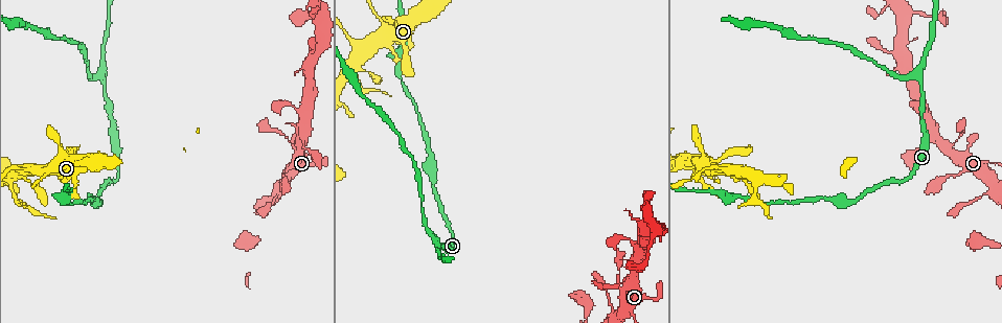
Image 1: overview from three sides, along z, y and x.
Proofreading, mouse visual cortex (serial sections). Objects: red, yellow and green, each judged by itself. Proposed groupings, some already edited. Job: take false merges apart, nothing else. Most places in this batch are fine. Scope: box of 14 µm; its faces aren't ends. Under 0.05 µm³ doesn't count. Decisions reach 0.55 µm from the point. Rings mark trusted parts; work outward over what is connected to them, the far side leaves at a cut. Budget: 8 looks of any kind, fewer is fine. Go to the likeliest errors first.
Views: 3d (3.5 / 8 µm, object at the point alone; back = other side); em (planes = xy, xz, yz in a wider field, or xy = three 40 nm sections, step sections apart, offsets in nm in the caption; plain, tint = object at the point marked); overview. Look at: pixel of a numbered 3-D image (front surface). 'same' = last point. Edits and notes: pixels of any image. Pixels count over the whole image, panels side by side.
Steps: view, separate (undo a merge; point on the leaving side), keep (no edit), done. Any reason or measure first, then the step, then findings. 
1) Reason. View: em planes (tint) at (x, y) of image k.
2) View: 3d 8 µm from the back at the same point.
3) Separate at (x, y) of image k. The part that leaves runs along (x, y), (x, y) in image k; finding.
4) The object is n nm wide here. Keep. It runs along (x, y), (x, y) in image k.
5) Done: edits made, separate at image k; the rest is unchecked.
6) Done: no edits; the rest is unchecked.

Sharp bend. View: em xy step 2 (tint) at (310, 13) of image 1.

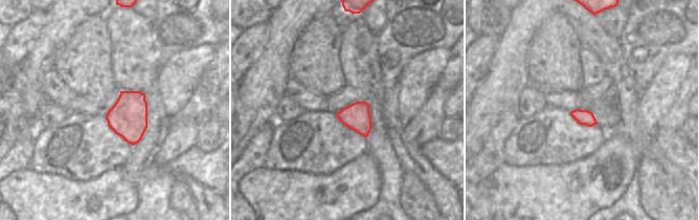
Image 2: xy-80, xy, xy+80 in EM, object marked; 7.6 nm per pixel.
View: 3d 3.5 µm at the same point.

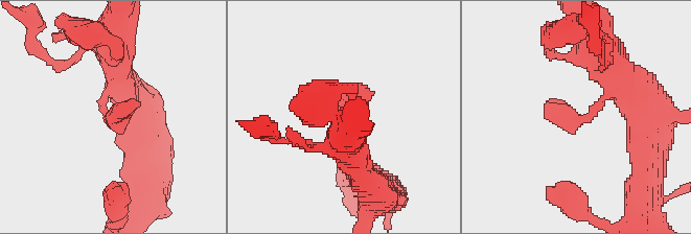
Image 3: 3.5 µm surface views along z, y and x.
Keep. It runs along (364, 174), (338, 132), (370, 92) in image 3; continuous, no second cell.

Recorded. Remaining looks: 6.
Two arms in line, one across. View: 3d 8 µm at (919, 80) of image 1.

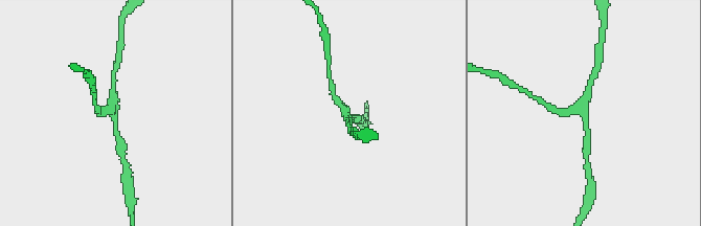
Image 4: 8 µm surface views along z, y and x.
Closer look. View: 3d 3.5 µm at (580, 113) of image 4.

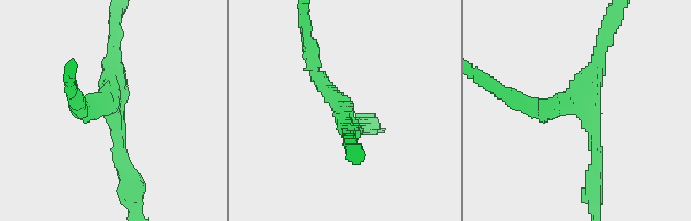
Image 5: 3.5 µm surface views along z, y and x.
View: em xy step 2 (tint) at (112, 110) of image 5.

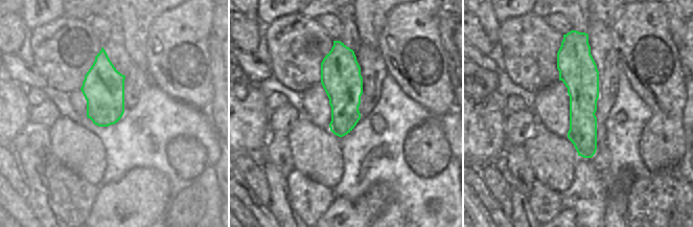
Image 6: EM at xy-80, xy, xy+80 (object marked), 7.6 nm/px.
The arms are 200, 200, 250 nm wide. Keep. It runs along (597, 176), (578, 105), (527, 105) in image 5; one cell here.

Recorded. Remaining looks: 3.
View: 3d 3.5 µm at (18, 173) of image 1.

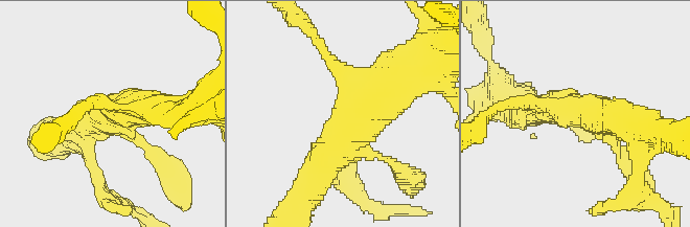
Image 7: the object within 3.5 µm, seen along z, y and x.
4 arms meet here; the arms are 150, 200, 450, 500 nm wide. View: em xy step 2 (tint) at (596, 113) of image 7.

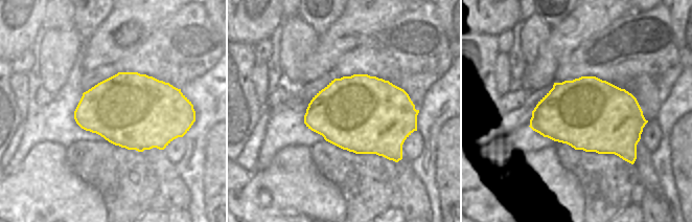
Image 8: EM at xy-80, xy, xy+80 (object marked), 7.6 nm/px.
The object is 600 nm wide here. Keep. It runs along (398, 85), (325, 157), (308, 186) in image 7; continuous, no second cell.

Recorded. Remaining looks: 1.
Done: no edits; the rest is unchecked.

